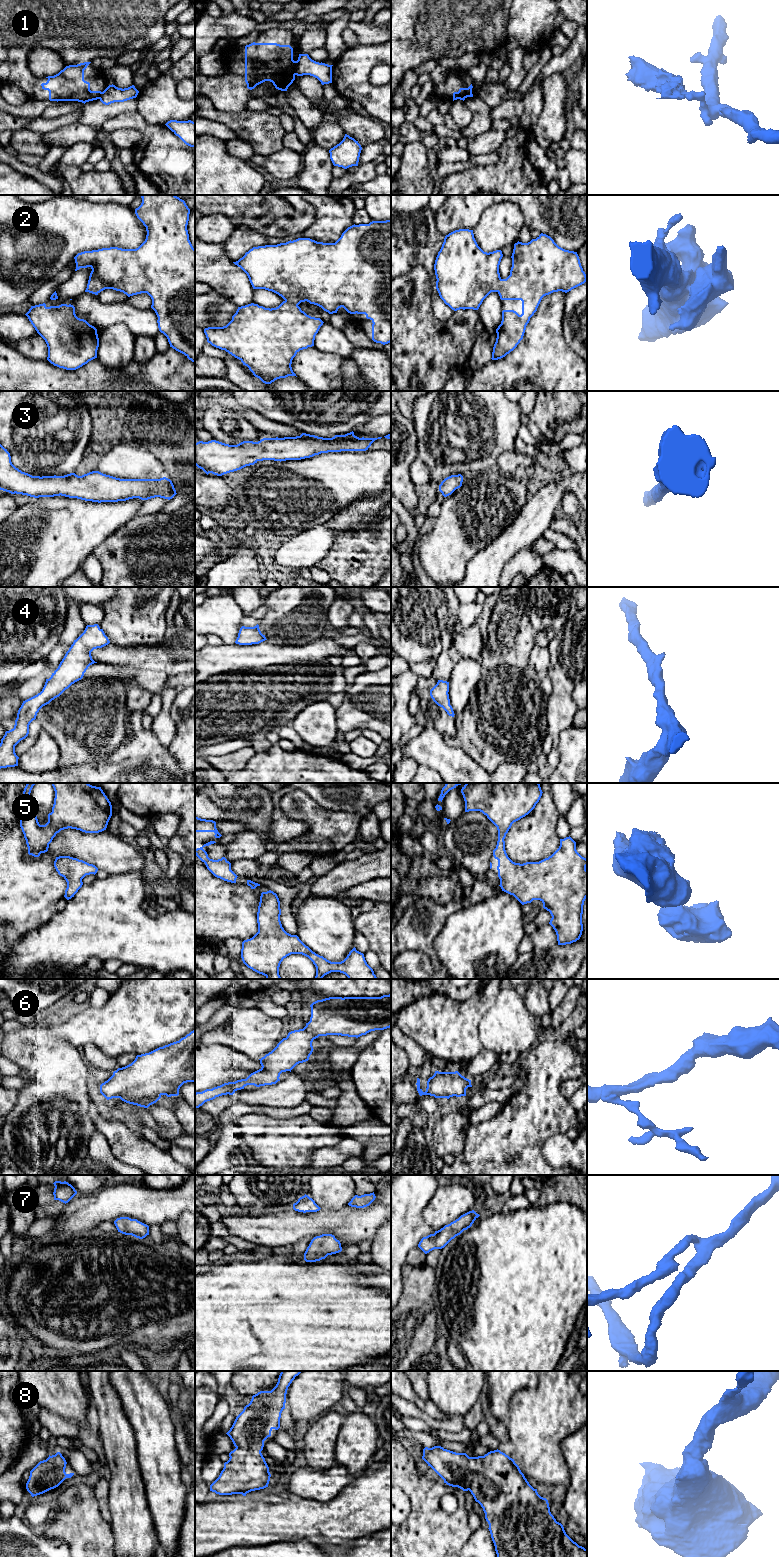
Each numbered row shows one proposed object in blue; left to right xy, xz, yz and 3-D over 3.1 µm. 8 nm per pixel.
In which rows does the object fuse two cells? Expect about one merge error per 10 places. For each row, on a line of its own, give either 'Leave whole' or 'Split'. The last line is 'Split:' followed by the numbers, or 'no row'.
1: Split
2: Leave whole
3: Leave whole
4: Leave whole
5: Leave whole
6: Leave whole
7: Leave whole
8: Leave whole
Split: 1

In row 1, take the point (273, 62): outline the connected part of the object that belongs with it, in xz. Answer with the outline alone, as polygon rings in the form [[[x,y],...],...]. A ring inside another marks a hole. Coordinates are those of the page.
[[[253,42],[245,46],[245,82],[250,90],[270,81],[276,89],[287,91],[295,80],[296,65],[290,45]]]

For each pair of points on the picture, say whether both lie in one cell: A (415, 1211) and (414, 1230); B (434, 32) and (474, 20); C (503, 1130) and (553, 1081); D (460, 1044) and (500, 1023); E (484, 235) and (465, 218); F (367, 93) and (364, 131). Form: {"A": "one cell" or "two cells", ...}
{"A": "one cell", "B": "one cell", "C": "one cell", "D": "two cells", "E": "two cells", "F": "two cells"}

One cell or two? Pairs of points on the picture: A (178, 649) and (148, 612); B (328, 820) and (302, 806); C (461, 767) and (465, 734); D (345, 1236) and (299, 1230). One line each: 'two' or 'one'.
A: two
B: one
C: two
D: one

